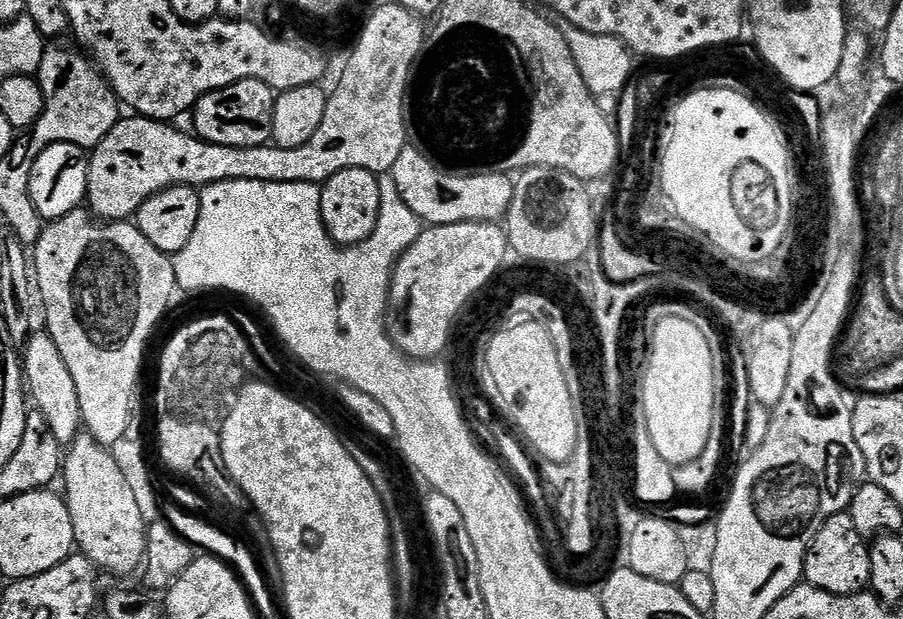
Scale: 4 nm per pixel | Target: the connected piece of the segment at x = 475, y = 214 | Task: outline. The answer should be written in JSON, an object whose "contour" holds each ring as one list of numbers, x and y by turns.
{"contour":[[404,147,390,176,391,179,396,179,399,197,425,225,487,220,500,222,505,219,514,191,514,180,511,175,503,172,455,174,448,170,444,171,429,155,423,151,420,153,418,149,412,147]]}

